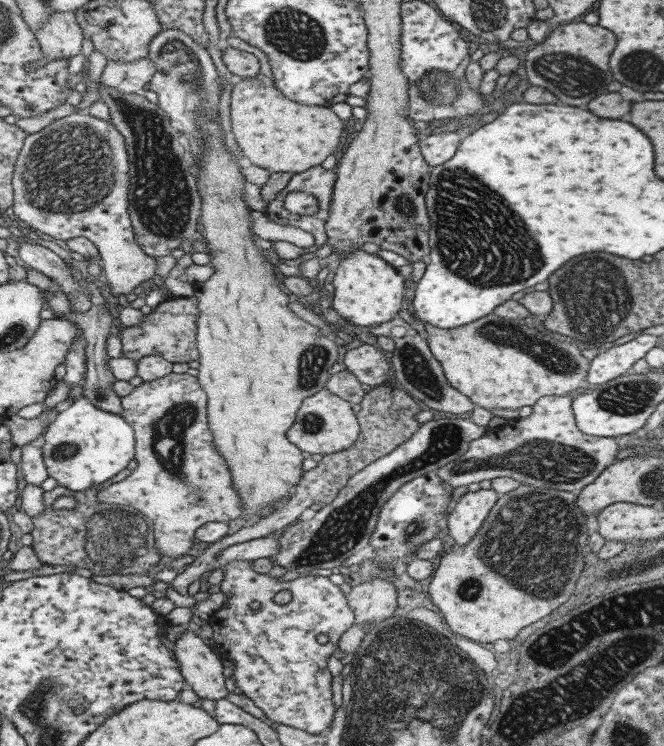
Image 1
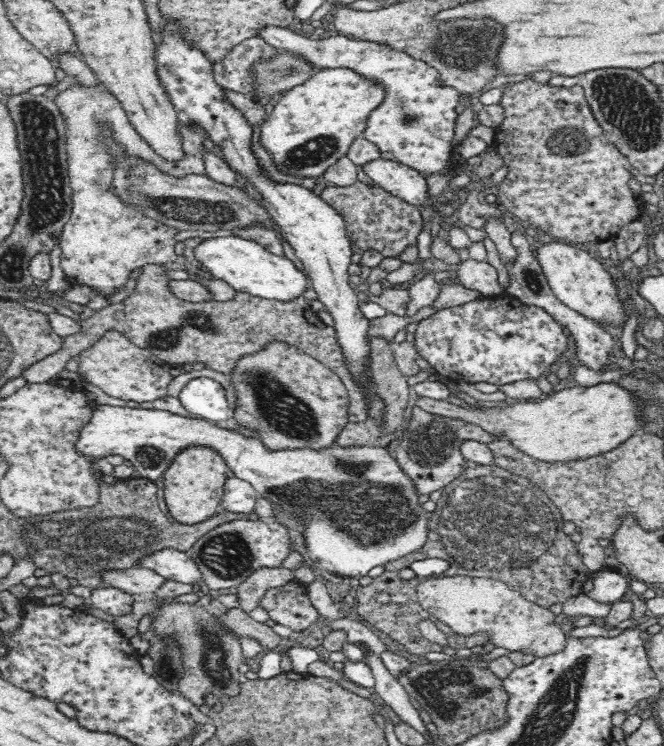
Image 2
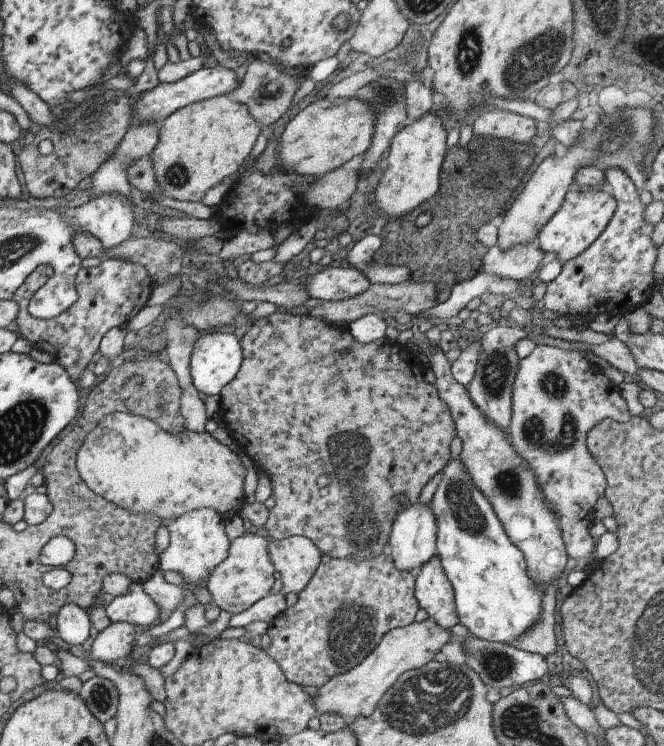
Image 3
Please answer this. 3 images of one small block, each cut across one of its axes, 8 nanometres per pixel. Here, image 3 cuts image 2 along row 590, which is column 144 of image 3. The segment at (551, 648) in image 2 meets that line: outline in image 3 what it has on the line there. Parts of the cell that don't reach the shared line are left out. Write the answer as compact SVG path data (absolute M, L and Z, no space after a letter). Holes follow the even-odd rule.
M112 412L104 415L101 420L84 436L83 442L80 444L79 450L76 453L76 472L78 476L83 480L83 483L94 493L105 500L117 504L117 506L123 506L125 510L133 512L133 514L141 514L141 516L157 516L159 520L175 520L179 518L181 514L189 512L189 510L197 510L197 508L213 508L217 510L221 516L228 517L234 513L237 513L244 504L243 498L243 478L245 477L245 468L241 464L239 457L231 452L227 445L222 445L215 438L211 437L206 431L195 432L187 429L183 429L176 436L162 430L156 423L151 421L149 417L145 417L143 414L131 414L121 412Z

